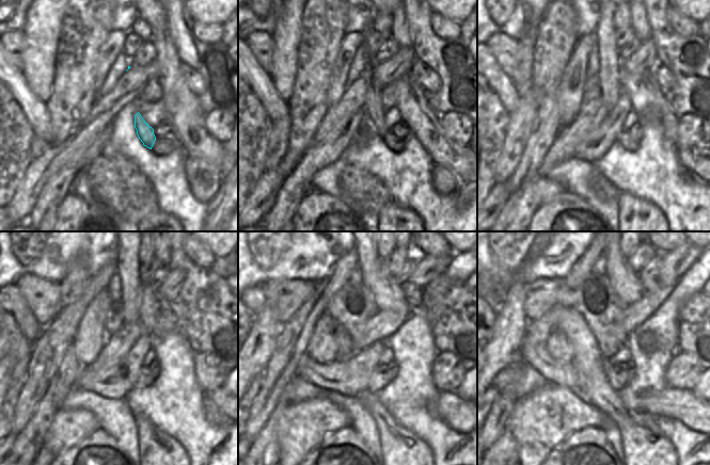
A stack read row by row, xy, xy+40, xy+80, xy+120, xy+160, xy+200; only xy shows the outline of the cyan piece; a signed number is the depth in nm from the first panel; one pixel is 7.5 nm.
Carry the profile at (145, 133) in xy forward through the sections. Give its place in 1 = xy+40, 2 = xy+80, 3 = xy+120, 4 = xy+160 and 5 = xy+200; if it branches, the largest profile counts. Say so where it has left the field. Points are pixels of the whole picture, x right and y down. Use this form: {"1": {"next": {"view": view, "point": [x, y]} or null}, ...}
{"1": {"next": {"view": "xy+40", "point": [374, 110]}}, "2": {"next": {"view": "xy+80", "point": [610, 74]}}, "3": {"next": {"view": "xy+120", "point": [128, 263]}}, "4": {"next": {"view": "xy+160", "point": [367, 259]}}, "5": {"next": {"view": "xy+200", "point": [608, 253]}}}

